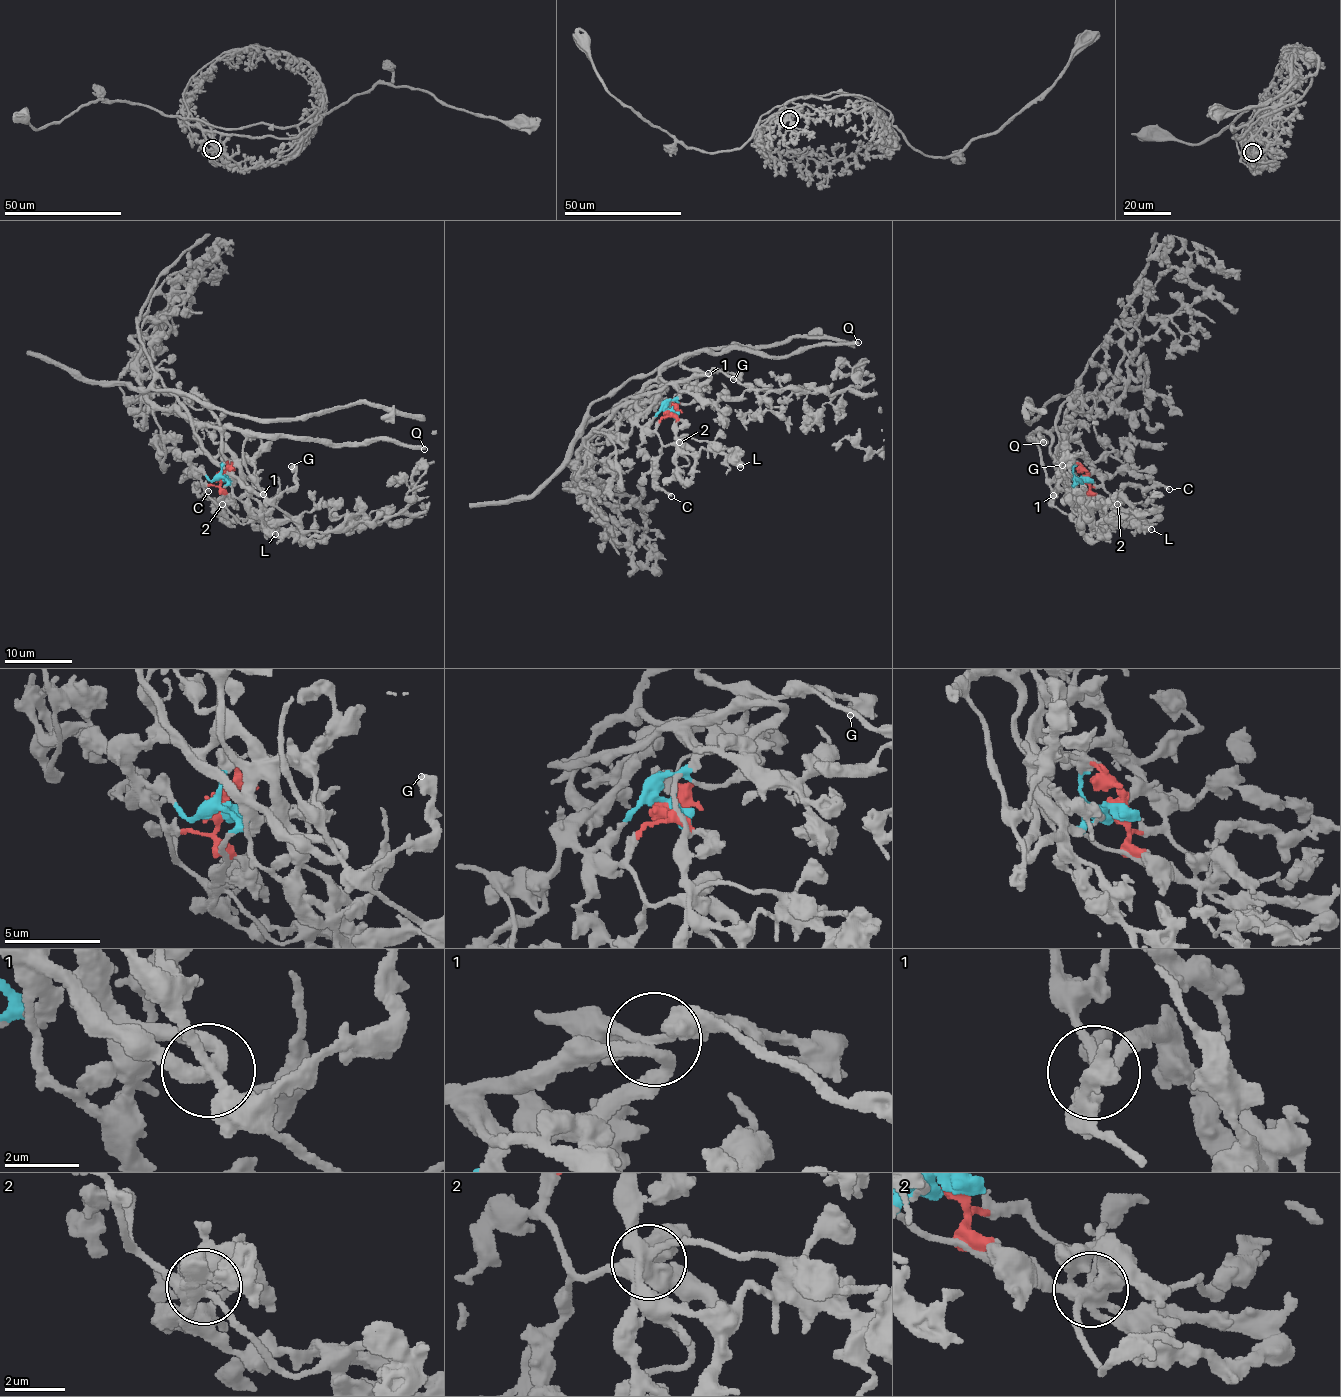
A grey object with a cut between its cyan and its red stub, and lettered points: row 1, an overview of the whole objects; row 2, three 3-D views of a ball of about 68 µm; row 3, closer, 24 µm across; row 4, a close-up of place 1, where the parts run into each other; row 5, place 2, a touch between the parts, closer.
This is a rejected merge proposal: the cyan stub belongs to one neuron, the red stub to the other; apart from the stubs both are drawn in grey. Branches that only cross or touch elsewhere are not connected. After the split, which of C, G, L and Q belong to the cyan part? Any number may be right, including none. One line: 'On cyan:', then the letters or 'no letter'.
On cyan: G, Q

